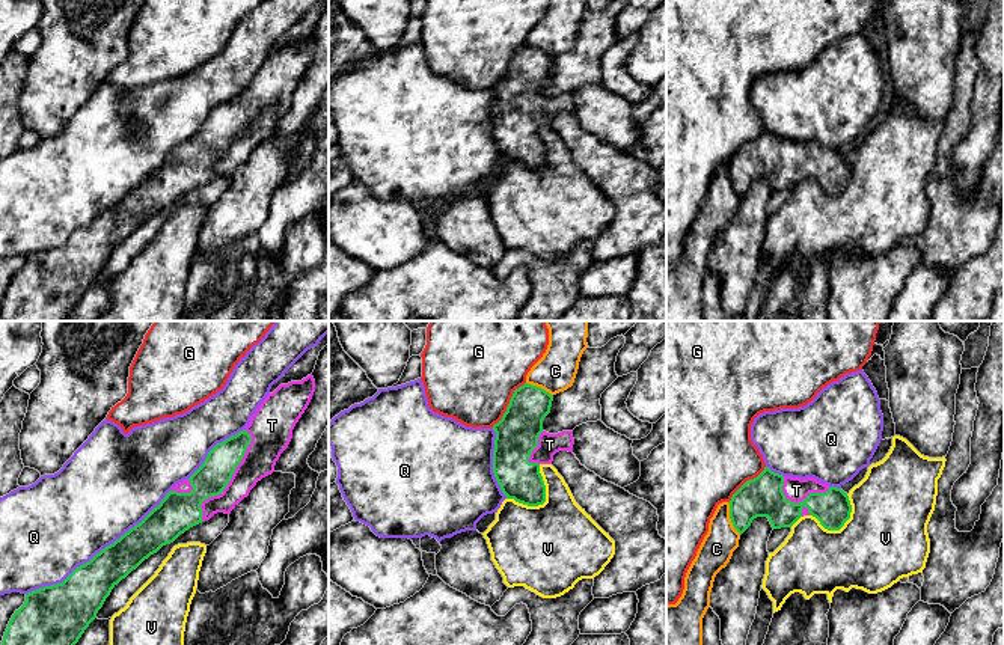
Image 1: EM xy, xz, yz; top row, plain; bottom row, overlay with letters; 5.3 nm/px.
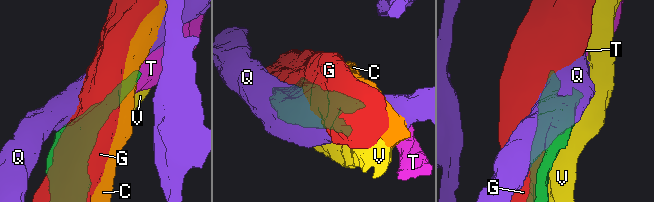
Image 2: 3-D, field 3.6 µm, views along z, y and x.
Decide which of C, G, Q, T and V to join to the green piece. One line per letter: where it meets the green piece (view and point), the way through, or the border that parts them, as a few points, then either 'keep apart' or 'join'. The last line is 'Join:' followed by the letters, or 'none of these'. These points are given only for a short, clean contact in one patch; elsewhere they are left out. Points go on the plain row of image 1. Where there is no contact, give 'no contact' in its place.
C: contact yz (730, 180); keep apart
G: contact xz (508, 67); keep apart
Q: contact xy (101, 213); keep apart
T: contact xy (229, 142); join
V: contact xz (543, 165); keep apart
Join: T

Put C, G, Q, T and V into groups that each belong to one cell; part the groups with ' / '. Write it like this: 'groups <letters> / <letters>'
groups C / G / Q / T / V

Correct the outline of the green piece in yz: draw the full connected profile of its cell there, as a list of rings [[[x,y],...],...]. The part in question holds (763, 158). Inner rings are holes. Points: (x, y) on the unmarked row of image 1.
[[[769,130],[746,143],[731,160],[730,181],[742,197],[757,179],[767,179],[773,191],[791,190],[800,179],[813,178],[828,193],[840,193],[850,181],[847,155],[814,140],[791,140]]]

